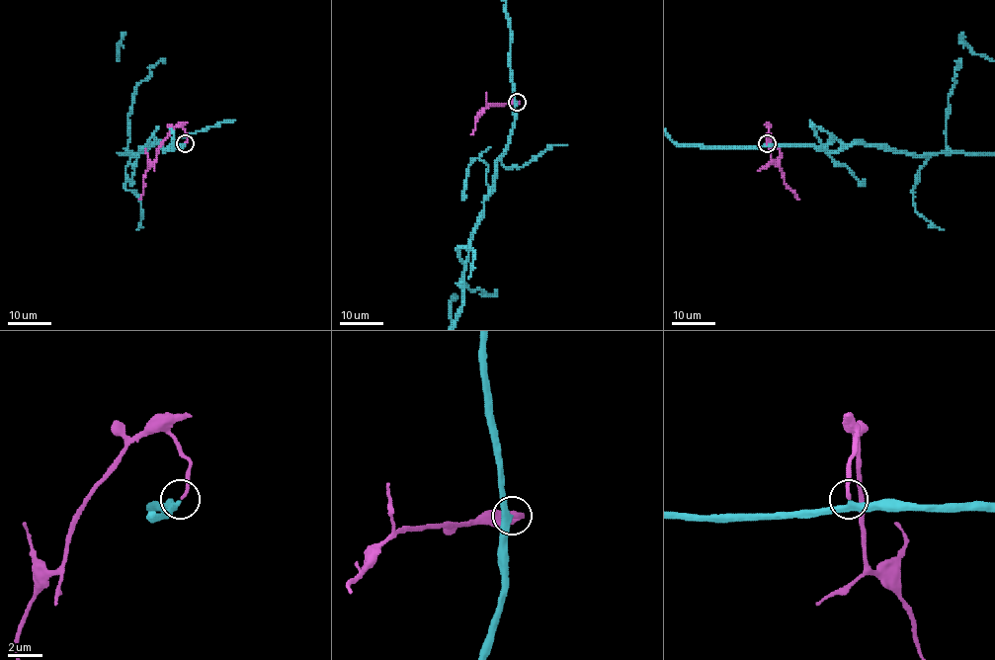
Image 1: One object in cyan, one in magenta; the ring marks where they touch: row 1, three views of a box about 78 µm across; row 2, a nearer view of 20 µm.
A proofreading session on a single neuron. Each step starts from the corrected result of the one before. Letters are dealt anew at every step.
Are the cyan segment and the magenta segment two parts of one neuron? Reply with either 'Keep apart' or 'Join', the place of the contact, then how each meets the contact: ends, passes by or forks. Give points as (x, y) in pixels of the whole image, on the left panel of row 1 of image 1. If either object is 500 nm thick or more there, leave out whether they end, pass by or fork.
Join. Place: (185, 143). At the ring cyan passes by. At the ring magenta ends

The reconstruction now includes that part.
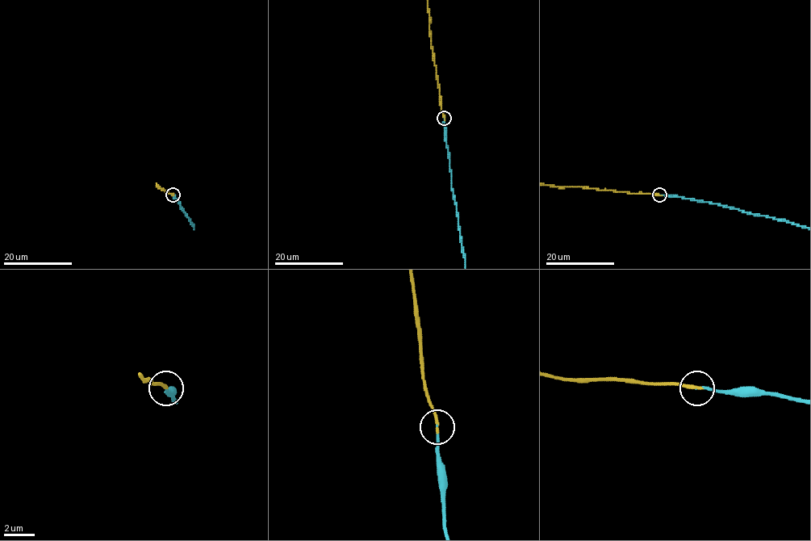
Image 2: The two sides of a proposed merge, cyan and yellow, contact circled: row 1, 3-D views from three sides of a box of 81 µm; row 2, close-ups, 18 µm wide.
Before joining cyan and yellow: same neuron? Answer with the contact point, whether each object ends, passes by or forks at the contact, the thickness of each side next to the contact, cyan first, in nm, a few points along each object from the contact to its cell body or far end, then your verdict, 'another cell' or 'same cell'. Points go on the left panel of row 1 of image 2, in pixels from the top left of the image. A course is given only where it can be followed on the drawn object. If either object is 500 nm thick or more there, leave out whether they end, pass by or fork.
(173, 195) | cyan ends | yellow ends | 130/220 nm | same cell

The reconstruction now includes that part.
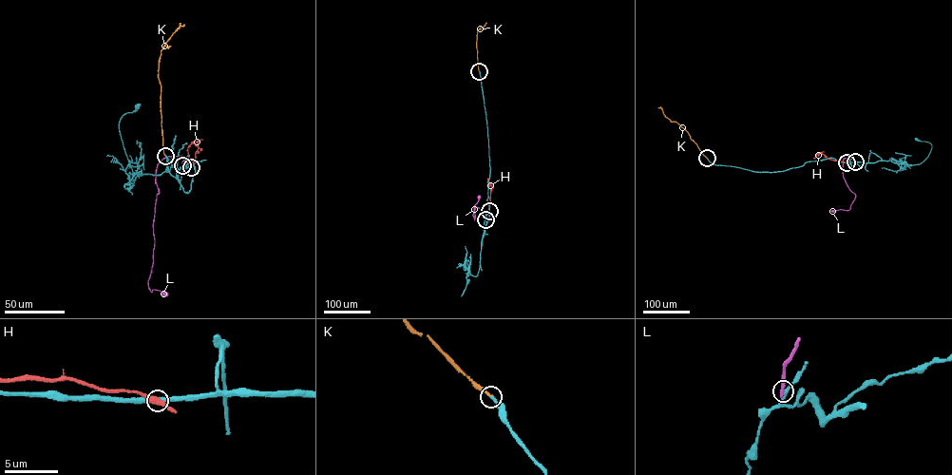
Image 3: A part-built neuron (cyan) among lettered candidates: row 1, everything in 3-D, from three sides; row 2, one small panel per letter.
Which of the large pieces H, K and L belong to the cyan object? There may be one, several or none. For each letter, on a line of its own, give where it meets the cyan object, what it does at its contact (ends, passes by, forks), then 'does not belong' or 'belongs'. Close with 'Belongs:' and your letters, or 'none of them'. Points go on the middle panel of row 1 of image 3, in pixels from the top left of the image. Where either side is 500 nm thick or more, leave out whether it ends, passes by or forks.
H: contact (489, 211); it passes by; does not belong
K: contact (479, 71); it ends; belongs
L: contact (485, 219); it ends; does not belong
Belongs: K

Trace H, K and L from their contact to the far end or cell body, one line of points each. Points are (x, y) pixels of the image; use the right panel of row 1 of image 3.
H: (847, 162), (829, 160), (820, 152), (813, 158)
K: (707, 158), (688, 132), (657, 107)
L: (855, 161), (848, 158), (843, 161), (844, 178), (855, 195), (850, 209), (830, 211)

